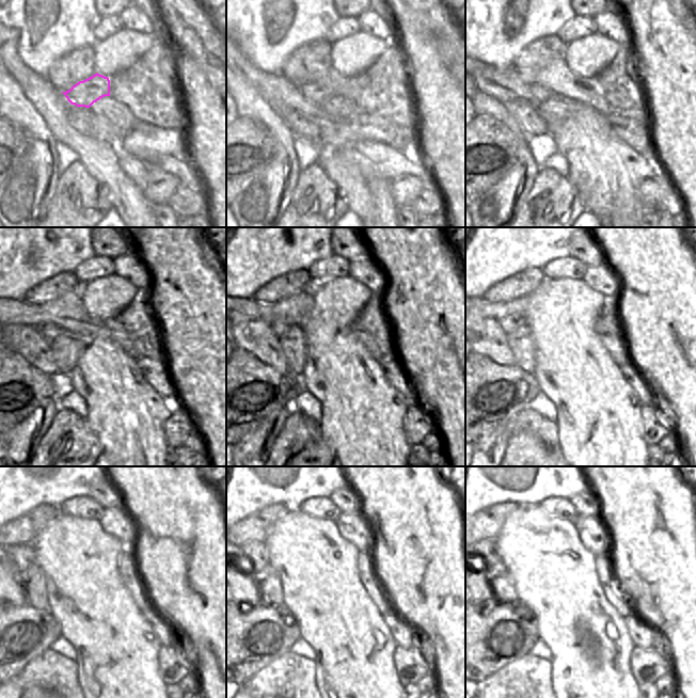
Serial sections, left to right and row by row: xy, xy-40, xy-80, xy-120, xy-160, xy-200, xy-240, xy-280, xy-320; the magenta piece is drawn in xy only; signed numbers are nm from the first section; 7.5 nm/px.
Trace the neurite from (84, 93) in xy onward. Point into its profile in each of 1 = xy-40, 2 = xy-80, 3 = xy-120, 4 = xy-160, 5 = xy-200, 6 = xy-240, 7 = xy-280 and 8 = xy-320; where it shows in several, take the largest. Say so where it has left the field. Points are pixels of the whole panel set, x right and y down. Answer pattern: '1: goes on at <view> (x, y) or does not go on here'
1: goes on at xy-40 (316, 93)
2: goes on at xy-80 (538, 94)
3: goes on at xy-120 (48, 332)
4: goes on at xy-160 (280, 329)
5: goes on at xy-200 (515, 326)
6: goes on at xy-240 (24, 556)
7: goes on at xy-280 (257, 552)
8: goes on at xy-320 (487, 549)

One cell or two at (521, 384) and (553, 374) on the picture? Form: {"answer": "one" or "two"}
{"answer": "two"}

